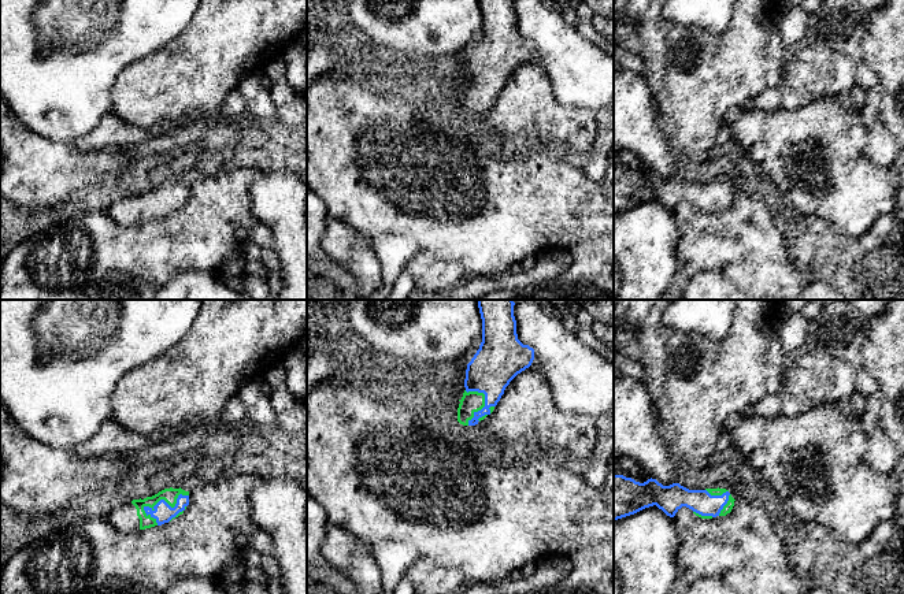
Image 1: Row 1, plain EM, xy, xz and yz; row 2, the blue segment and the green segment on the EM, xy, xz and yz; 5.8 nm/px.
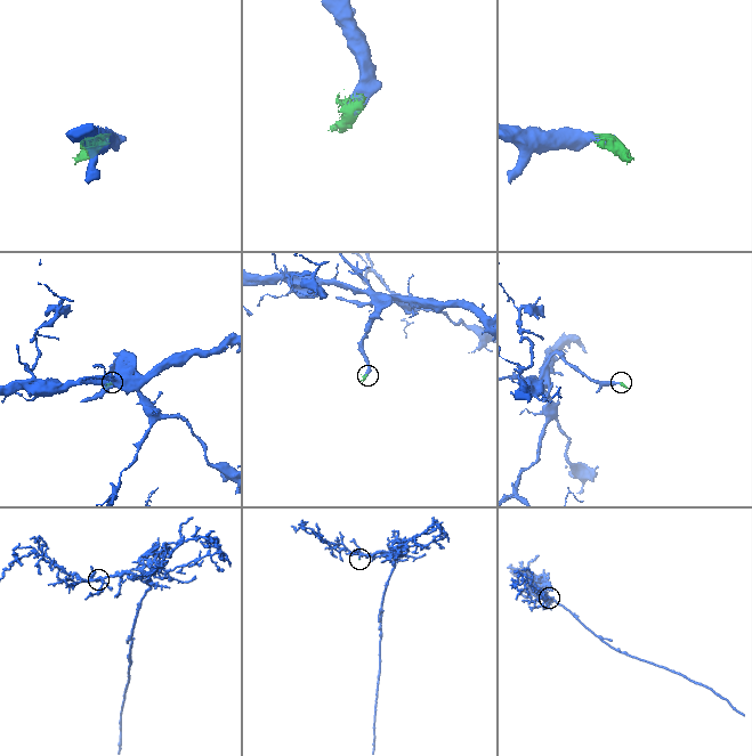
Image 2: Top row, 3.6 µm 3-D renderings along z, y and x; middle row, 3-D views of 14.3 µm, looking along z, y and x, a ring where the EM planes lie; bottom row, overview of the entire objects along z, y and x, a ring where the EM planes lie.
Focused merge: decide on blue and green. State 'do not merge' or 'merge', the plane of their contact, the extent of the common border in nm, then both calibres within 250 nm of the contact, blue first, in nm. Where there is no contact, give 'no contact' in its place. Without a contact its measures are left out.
merge; contact in xy; length 280 nm; calibres 110 and 90 nm

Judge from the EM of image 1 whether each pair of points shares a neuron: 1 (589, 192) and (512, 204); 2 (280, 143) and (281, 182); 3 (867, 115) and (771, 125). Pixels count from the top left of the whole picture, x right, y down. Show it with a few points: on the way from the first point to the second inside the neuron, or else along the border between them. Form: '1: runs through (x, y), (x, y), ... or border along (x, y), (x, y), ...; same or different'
1: runs through (570, 208), (532, 208); same
2: border along (280, 170), (292, 171); different
3: border along (860, 114), (863, 121); different

